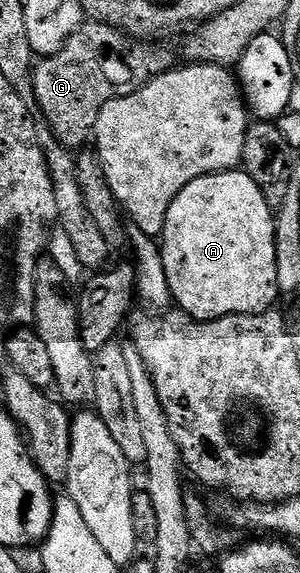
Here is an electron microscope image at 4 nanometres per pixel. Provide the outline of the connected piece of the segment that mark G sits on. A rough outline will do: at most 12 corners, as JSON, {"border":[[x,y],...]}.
{"border":[[81,25],[36,62],[44,124],[74,151],[99,111],[174,68],[165,45]]}

